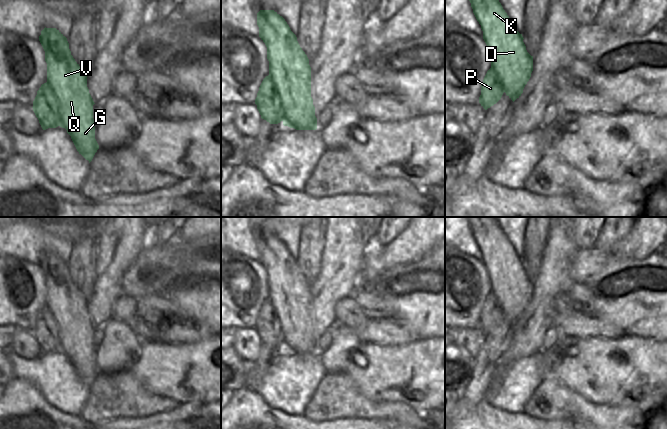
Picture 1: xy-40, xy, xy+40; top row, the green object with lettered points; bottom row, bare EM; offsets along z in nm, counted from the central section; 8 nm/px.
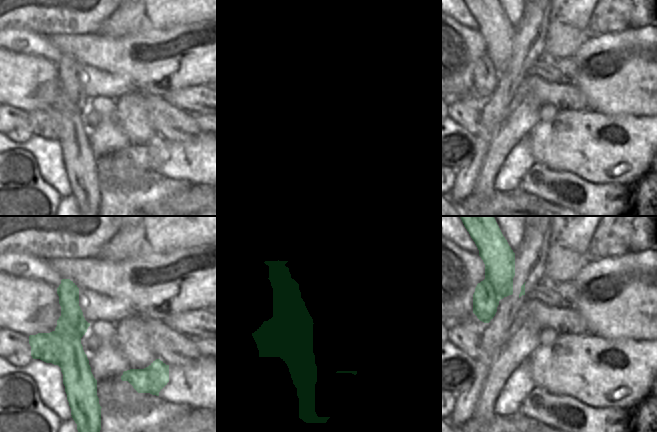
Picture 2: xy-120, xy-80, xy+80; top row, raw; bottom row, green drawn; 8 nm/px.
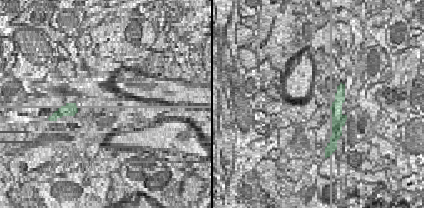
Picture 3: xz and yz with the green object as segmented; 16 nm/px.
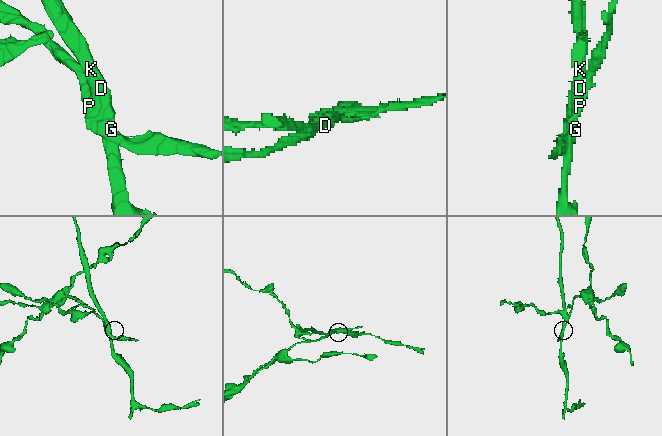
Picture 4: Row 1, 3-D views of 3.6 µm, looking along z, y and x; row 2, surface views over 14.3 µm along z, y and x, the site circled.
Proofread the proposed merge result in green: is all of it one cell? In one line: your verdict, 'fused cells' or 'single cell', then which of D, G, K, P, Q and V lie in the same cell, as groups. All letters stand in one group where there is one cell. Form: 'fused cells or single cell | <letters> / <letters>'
fused cells | D G K Q V / P

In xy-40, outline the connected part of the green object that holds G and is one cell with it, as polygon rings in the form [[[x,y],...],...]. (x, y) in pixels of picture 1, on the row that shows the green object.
[[[44,28],[39,41],[45,51],[47,63],[47,82],[55,91],[59,111],[67,133],[73,137],[85,151],[85,159],[92,161],[99,145],[95,139],[95,121],[93,105],[95,104],[87,87],[87,75],[75,61],[69,49],[67,38],[56,28]]]

